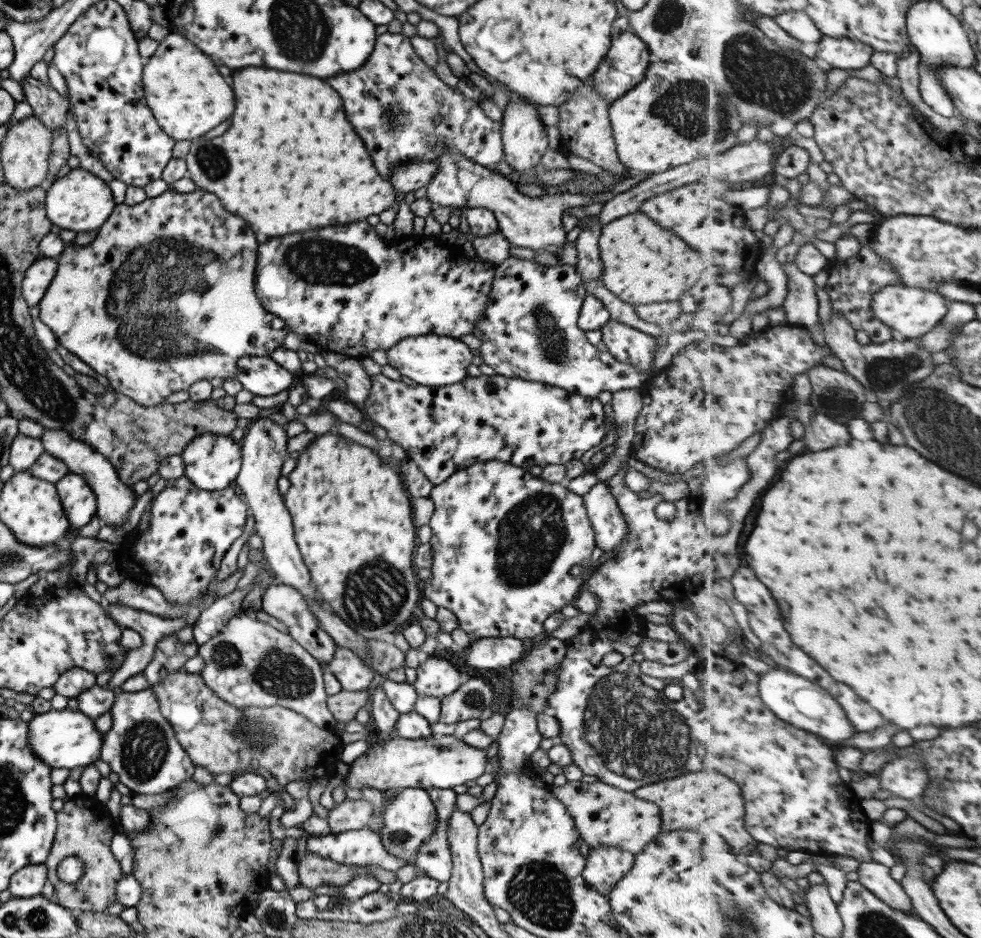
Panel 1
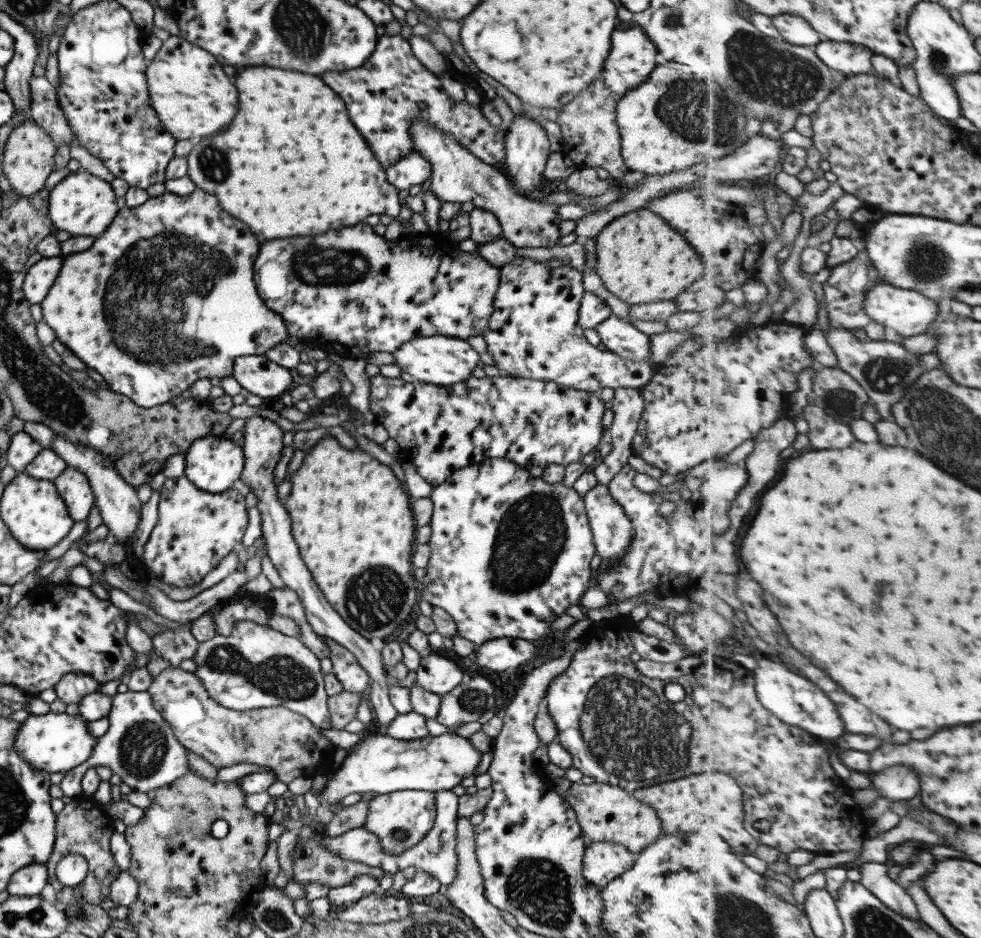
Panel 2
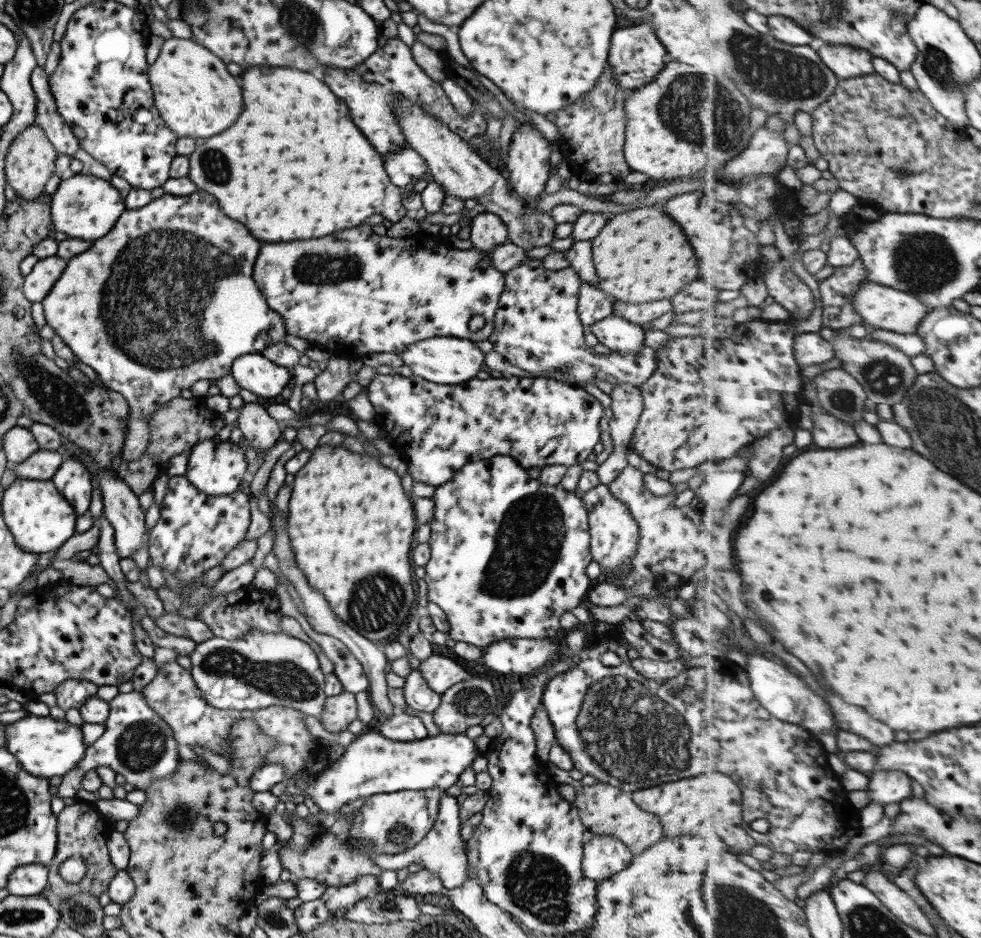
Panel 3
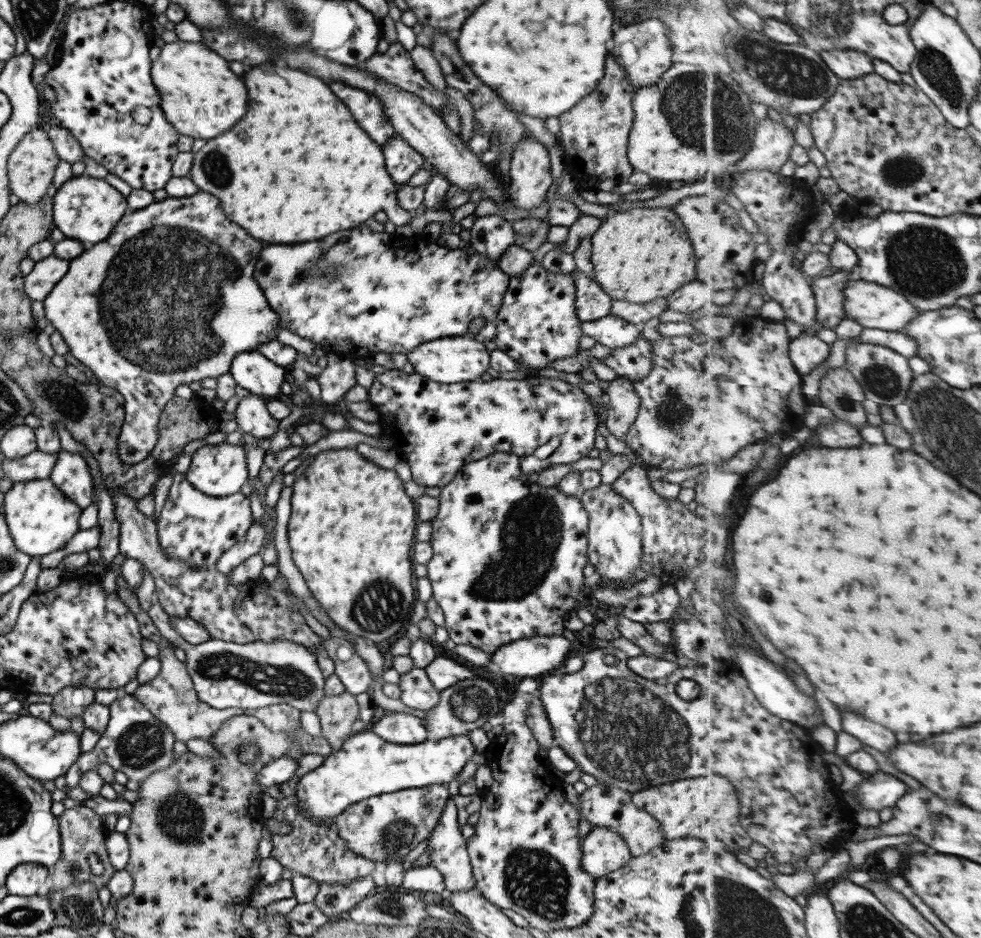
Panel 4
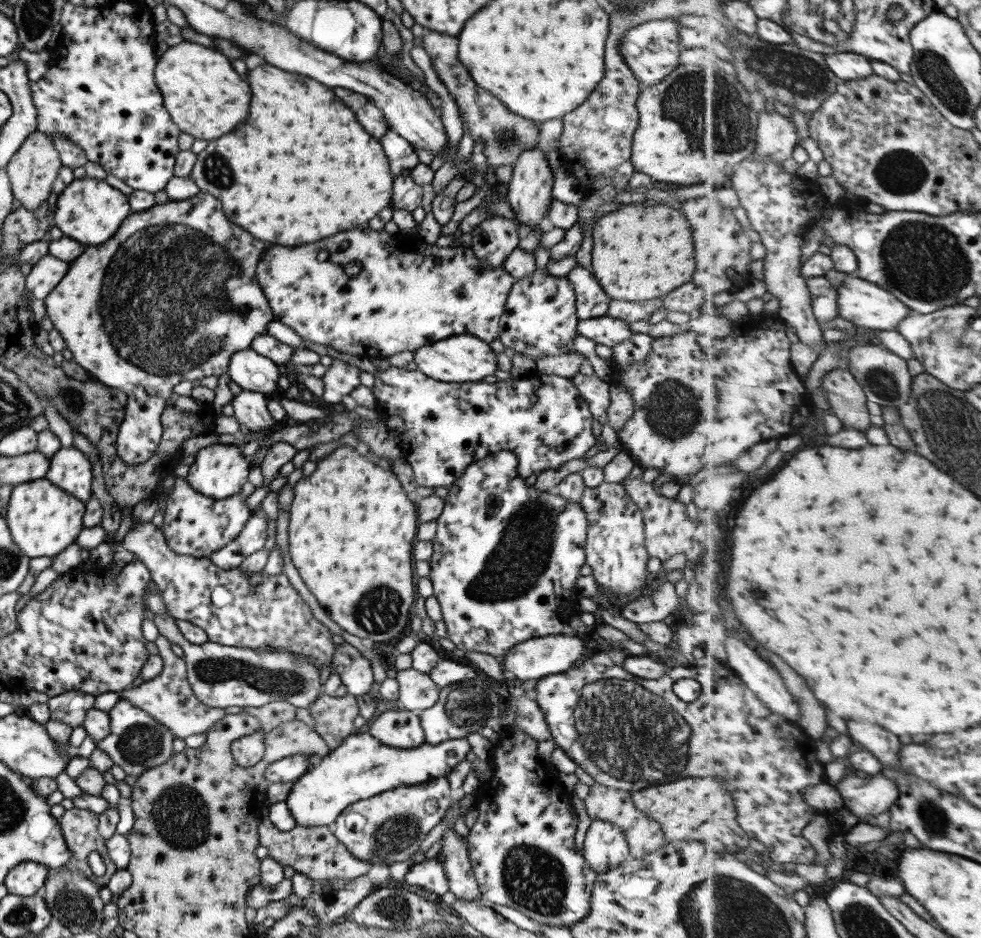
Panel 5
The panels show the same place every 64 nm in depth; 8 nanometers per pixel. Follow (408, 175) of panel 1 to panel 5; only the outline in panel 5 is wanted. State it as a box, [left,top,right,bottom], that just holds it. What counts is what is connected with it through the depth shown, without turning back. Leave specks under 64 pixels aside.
[379,130,419,176]

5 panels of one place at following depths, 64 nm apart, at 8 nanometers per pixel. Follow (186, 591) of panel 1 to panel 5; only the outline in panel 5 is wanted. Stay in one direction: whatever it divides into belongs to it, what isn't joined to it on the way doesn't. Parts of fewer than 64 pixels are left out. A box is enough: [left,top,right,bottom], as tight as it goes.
[160,477,251,558]

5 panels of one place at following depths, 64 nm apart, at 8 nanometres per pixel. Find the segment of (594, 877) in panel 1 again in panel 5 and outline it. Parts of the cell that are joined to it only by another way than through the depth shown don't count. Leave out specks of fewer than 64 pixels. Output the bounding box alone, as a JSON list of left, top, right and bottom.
[582,819,630,875]

